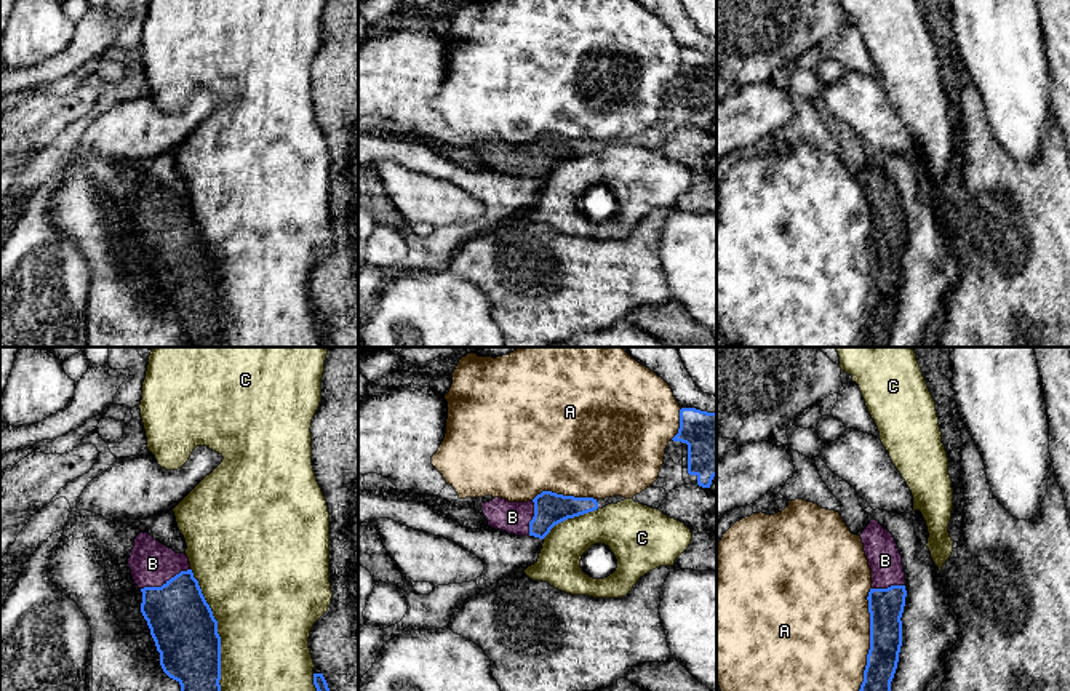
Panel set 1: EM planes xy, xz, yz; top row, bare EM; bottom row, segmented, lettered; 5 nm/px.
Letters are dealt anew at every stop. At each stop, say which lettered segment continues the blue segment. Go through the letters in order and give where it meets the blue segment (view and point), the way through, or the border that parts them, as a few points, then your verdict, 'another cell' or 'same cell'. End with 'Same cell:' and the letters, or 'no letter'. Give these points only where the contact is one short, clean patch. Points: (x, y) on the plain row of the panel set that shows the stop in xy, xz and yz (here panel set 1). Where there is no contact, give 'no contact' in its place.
A: meets blue in yz at (870, 288); another cell
B: meets blue in xy at (167, 223); runs through xy (181, 264), (167, 223), (152, 205); same cell
C: meets blue in xy at (219, 279); another cell
Same cell: B

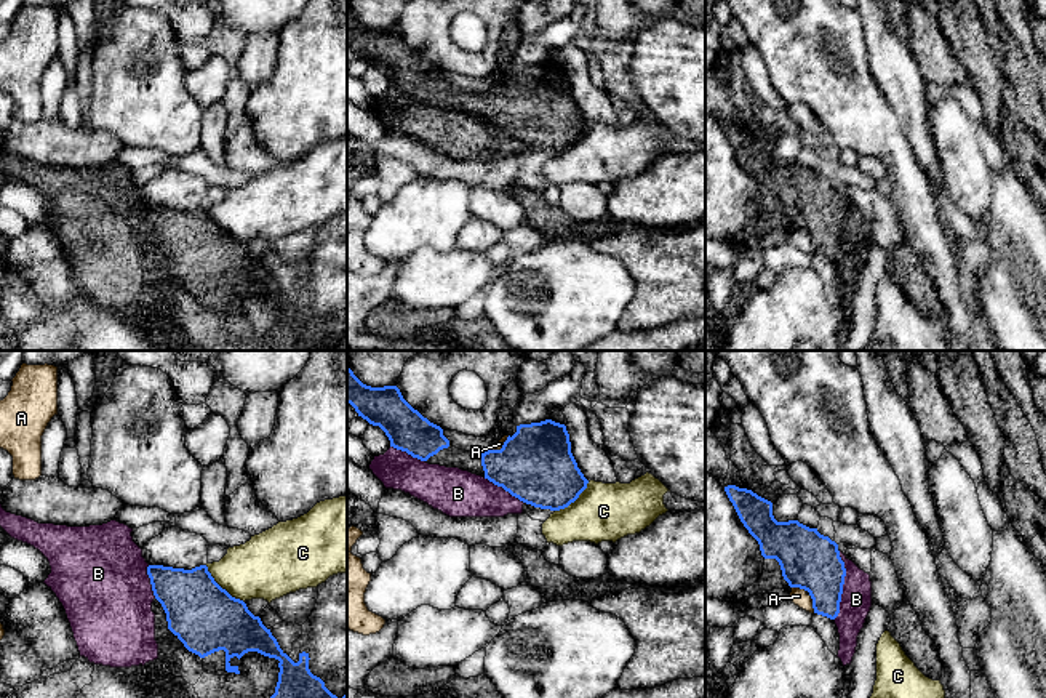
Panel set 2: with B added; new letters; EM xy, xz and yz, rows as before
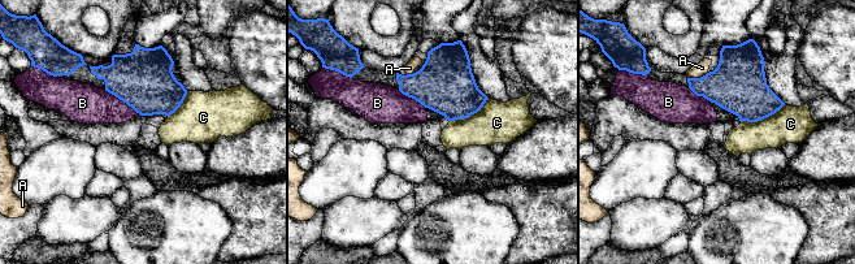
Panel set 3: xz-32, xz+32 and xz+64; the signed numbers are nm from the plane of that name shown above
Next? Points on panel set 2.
A: meets blue in yz at (813, 245); another cell
B: meets blue in yz at (843, 224); another cell
C: meets blue in xy at (221, 229); border along xy (205, 207), (223, 229), (243, 244); another cell
Same cell: no letter

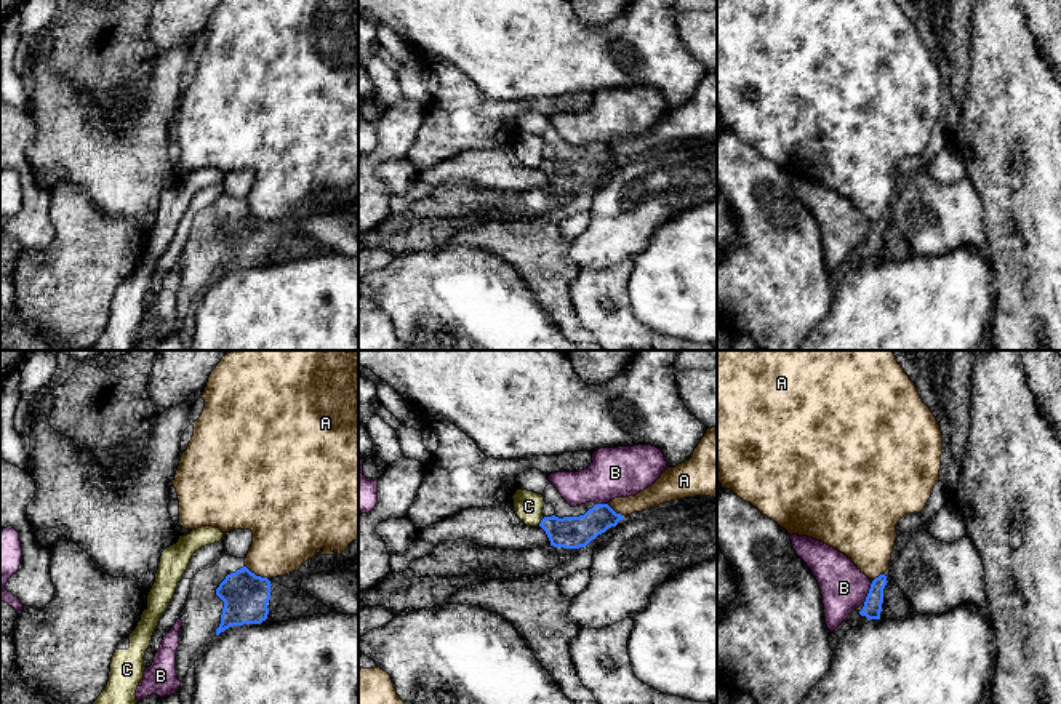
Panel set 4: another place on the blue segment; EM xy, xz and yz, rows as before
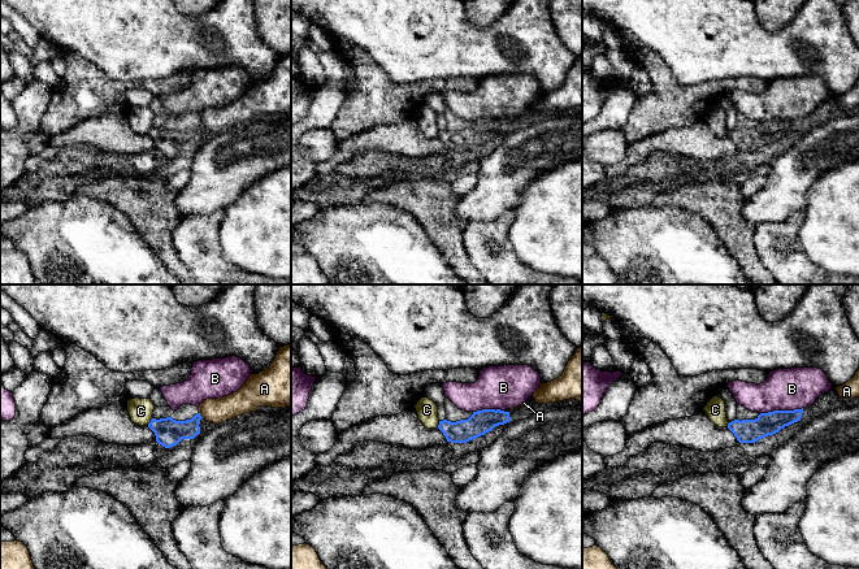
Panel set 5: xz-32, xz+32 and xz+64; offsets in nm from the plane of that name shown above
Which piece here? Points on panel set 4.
A: meets blue in xy at (255, 216); border along xy (245, 207), (268, 221); another cell
B: meets blue in yz at (869, 234); border along yz (872, 224), (863, 244); another cell
C: meets blue in xz at (541, 164); border along xz (544, 159), (538, 167); another cell
Same cell: no letter

